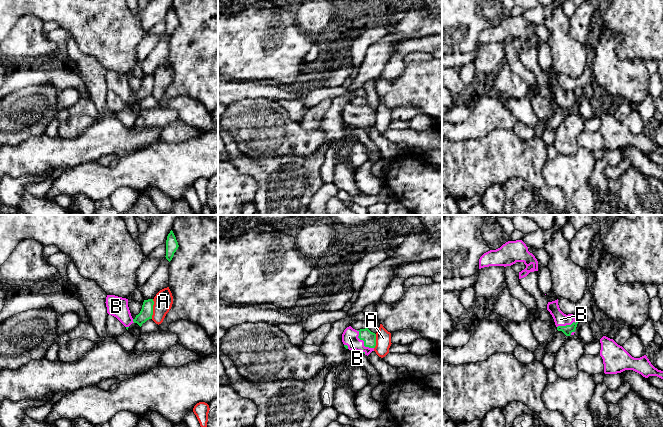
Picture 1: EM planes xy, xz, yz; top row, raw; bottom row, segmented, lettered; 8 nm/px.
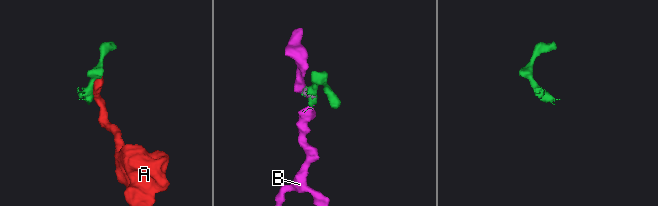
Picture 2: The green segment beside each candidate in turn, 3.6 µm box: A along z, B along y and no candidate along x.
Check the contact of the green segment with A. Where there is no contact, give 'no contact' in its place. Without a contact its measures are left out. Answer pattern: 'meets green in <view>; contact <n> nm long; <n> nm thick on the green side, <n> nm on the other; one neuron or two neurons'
meets green in xy; contact 160 nm long; 100 nm thick on the green side, 150 nm on the other; two neurons

